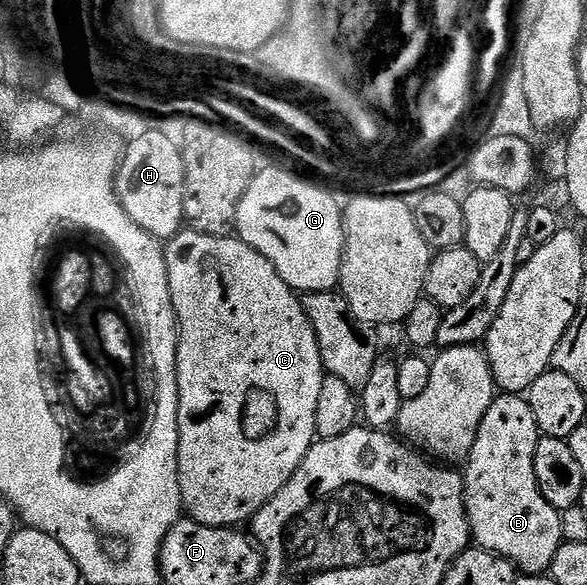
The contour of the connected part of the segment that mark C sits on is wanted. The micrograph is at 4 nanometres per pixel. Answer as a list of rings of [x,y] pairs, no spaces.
[[[182,231],[176,233],[173,237],[168,238],[167,244],[164,246],[165,262],[167,263],[167,279],[171,283],[171,303],[175,303],[175,315],[177,316],[177,334],[179,335],[179,347],[177,348],[177,382],[179,383],[179,487],[181,488],[181,503],[184,512],[188,514],[192,520],[210,525],[211,527],[219,527],[227,529],[230,527],[241,527],[241,524],[252,522],[253,516],[266,505],[271,498],[277,494],[280,489],[287,483],[287,479],[291,479],[291,475],[295,475],[295,471],[299,467],[299,463],[303,463],[303,459],[307,455],[307,451],[313,445],[317,437],[317,428],[315,427],[315,407],[319,404],[319,387],[323,387],[323,379],[326,377],[325,367],[321,364],[321,356],[319,355],[319,343],[315,339],[315,331],[311,327],[311,323],[307,319],[307,315],[301,306],[301,297],[291,288],[288,283],[279,275],[279,271],[275,271],[275,267],[263,255],[259,255],[259,251],[255,251],[246,241],[238,239],[236,236],[231,237],[212,237],[211,235],[203,235],[192,231]]]

